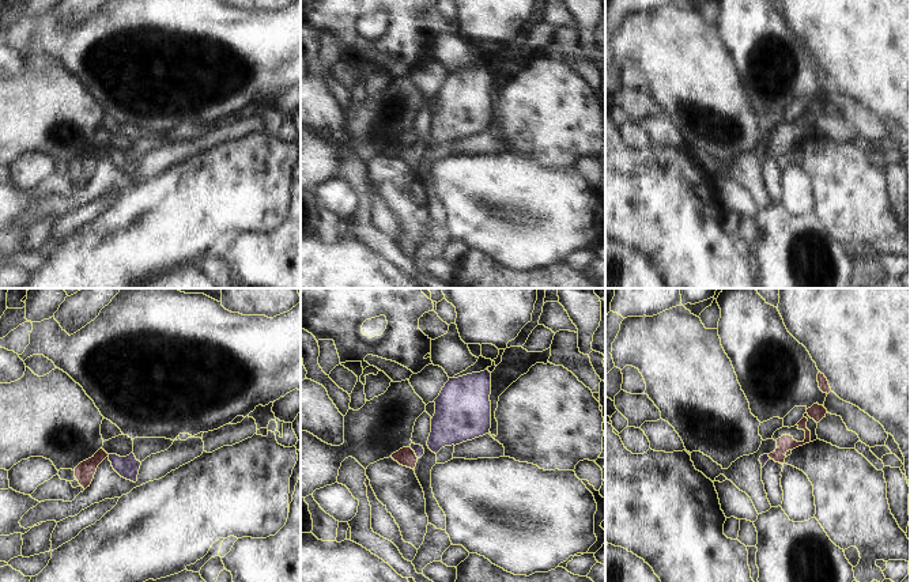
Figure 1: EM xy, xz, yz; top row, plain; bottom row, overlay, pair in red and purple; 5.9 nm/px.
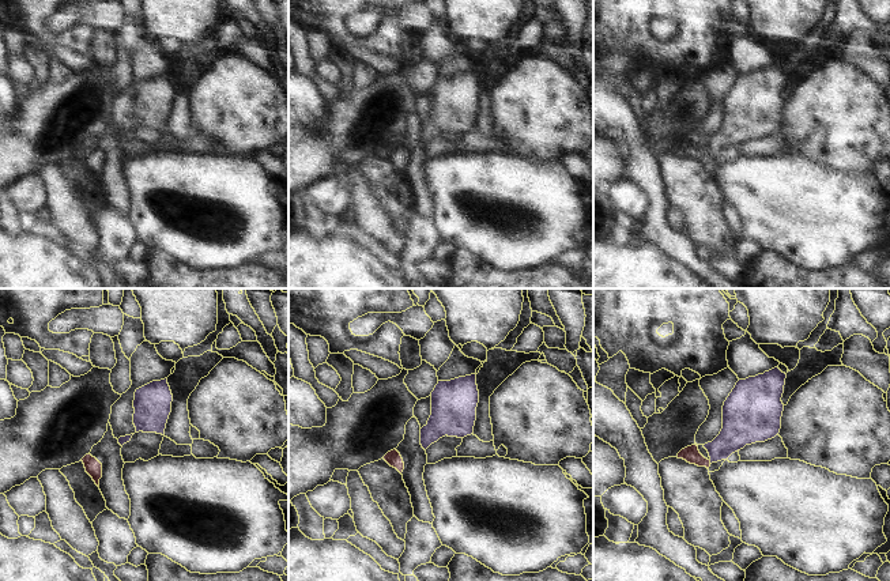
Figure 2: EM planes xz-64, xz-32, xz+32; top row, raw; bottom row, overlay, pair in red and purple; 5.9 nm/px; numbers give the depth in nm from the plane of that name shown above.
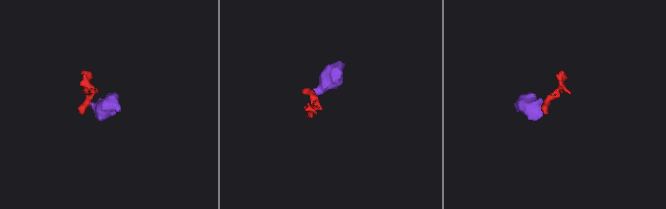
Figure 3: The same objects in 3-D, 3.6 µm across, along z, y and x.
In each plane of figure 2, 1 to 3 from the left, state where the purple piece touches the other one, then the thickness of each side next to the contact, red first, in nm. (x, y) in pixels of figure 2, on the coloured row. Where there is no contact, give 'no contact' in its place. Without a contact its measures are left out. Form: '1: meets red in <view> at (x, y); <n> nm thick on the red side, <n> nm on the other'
1: no contact
2: no contact
3: meets red in xz+32 at (709, 461); 100 nm thick on the red side, 190 nm on the other

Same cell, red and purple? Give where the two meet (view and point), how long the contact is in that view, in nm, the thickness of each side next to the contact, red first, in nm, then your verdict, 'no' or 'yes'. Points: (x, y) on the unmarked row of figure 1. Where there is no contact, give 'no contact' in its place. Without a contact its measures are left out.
contact xz (414, 147); length 90 nm; calibres 110 and 60 nm; yes

